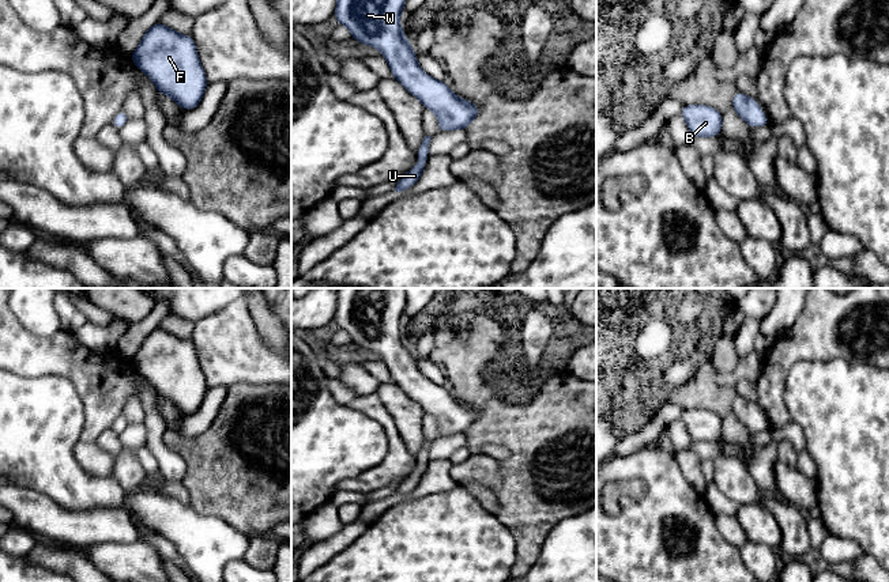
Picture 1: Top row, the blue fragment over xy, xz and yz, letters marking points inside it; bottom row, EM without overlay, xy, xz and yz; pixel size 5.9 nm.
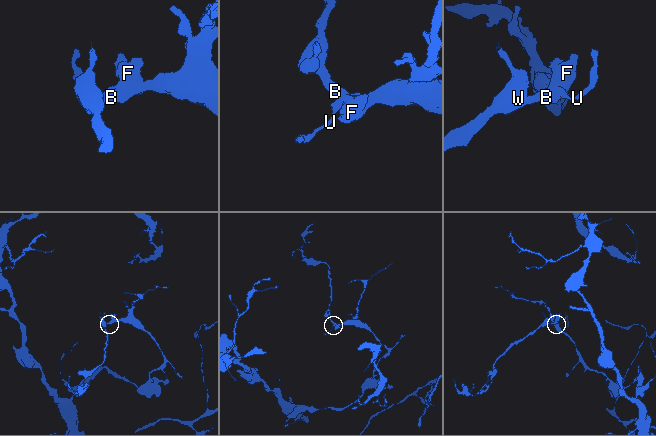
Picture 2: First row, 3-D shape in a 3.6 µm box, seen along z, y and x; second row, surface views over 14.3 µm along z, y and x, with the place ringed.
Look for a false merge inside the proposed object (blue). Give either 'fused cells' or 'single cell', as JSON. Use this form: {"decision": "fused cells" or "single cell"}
{"decision": "single cell"}

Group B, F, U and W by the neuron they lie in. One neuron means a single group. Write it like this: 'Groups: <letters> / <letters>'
Groups: B F U W

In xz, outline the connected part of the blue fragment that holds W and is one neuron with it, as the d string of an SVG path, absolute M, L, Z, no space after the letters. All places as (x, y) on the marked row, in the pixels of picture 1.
M338 0L334 19L350 30L353 39L381 52L392 78L437 116L438 132L466 131L479 109L419 67L400 26L404 7L406 0Z

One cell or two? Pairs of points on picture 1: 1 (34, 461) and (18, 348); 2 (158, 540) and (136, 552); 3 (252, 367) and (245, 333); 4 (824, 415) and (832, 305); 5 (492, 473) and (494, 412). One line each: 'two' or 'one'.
1: two
2: two
3: one
4: two
5: two

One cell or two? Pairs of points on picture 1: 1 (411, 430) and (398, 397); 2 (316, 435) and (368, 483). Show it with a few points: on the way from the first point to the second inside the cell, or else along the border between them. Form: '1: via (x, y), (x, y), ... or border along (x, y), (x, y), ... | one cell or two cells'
1: via (409, 422), (406, 412), (399, 405) | one cell
2: border along (385, 456), (376, 465), (346, 477), (336, 488) | two cells

